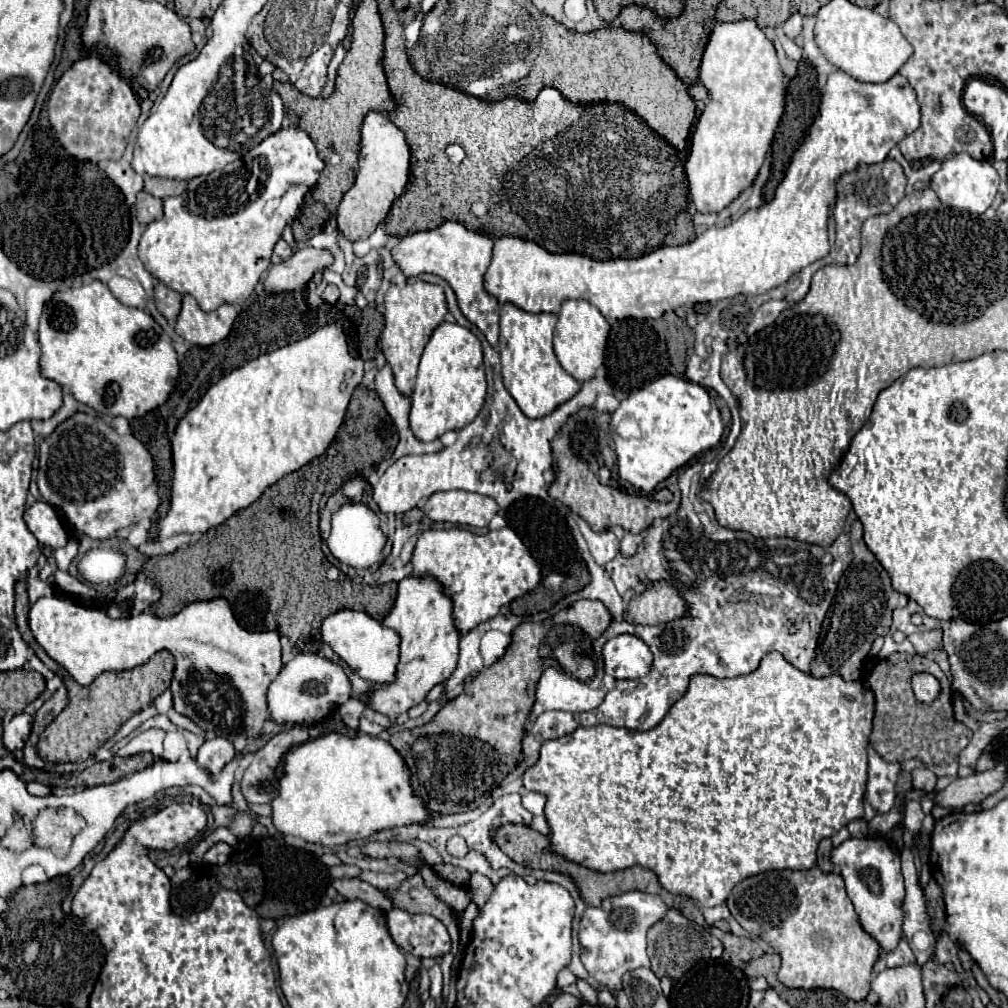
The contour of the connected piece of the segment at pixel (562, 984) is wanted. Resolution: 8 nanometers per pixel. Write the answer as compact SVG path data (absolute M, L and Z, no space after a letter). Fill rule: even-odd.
M565 967L565 969L561 969L561 973L557 975L557 987L561 989L561 991L565 991L571 983L575 983L577 981L577 977L569 971L569 967Z

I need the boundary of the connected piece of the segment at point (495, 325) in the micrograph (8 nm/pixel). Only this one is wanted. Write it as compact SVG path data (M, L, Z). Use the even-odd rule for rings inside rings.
M445 221L437 229L405 235L389 251L405 277L417 277L421 273L433 273L443 277L453 287L461 313L473 325L477 325L477 329L485 335L491 347L497 349L499 347L499 303L483 289L483 283L481 283L491 263L491 249L493 249L493 239L489 235L473 233L463 223L457 223L457 221Z

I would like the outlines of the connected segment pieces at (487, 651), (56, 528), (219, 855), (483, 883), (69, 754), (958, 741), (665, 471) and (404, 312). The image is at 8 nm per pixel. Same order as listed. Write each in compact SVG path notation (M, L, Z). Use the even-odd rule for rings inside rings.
M487 631L481 639L481 653L483 653L483 661L485 665L493 665L507 649L507 645L511 643L511 635L505 635L501 631Z
M35 501L23 513L23 521L27 529L37 537L37 541L45 547L57 549L67 543L67 533L57 517L57 511L47 501Z
M217 843L205 853L203 861L209 863L209 865L223 865L227 861L227 855L229 855L229 845L227 843Z
M471 877L471 901L475 901L479 907L485 905L485 901L489 901L489 893L493 893L495 885L491 879L487 877Z
M17 583L15 587L17 603L15 603L15 621L21 637L25 637L25 643L35 651L35 655L51 669L55 671L63 683L67 685L69 691L69 705L53 719L53 723L41 733L37 749L39 757L45 763L65 763L65 761L85 761L91 757L107 739L111 739L117 729L137 711L147 707L155 697L159 697L165 689L169 689L171 677L173 677L173 667L175 667L175 657L169 651L159 651L155 653L145 665L127 669L127 671L105 671L101 673L89 687L79 685L61 665L57 665L43 649L41 645L33 639L29 625L27 625L27 613L29 613L29 599L27 599L27 589L25 583Z
M893 653L885 661L875 665L869 683L875 693L875 717L873 717L871 743L875 751L887 761L903 763L907 759L917 757L927 767L949 764L969 743L972 733L967 727L955 721L953 703L951 703L951 683L947 681L947 675L941 671L941 667L935 661L929 661L921 655ZM915 673L931 673L941 683L941 693L933 703L929 705L919 703L913 690L909 689L911 677Z
M665 374L621 401L611 419L619 477L635 489L651 493L657 483L697 453L713 449L723 437L723 421L709 393L691 381Z
M421 279L405 285L391 285L385 293L385 329L381 333L381 351L393 369L395 385L405 395L411 397L417 377L417 365L419 357L423 353L423 347L427 345L433 329L443 321L447 313L445 293L439 285L425 283Z

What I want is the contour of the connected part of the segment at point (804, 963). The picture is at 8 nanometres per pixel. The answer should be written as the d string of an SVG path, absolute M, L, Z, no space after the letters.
M819 867L805 871L767 871L753 875L735 885L727 899L727 907L735 921L753 935L769 939L771 947L781 955L783 965L779 971L779 981L787 987L797 989L835 989L851 1001L863 1001L869 995L869 981L873 965L879 957L879 943L861 927L861 921L853 909L851 899L845 893L841 875L821 873Z

